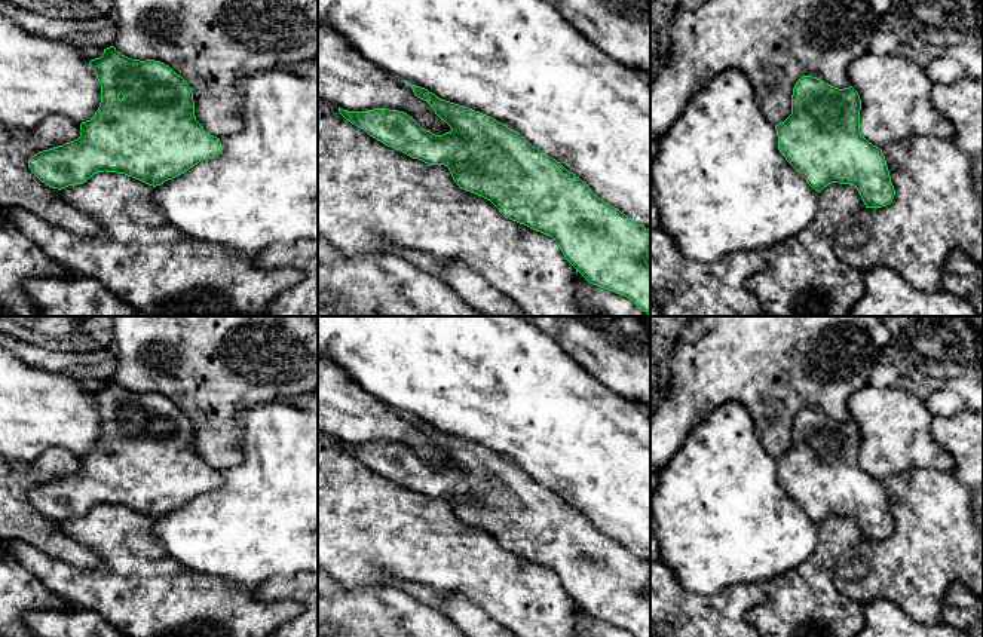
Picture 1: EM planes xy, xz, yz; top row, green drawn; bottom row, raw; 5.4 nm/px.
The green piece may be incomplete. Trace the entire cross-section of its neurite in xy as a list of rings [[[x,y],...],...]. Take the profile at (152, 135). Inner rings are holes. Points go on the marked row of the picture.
[[[114,46],[104,49],[89,65],[101,85],[101,102],[95,116],[80,123],[77,140],[28,159],[31,172],[46,186],[61,190],[83,184],[94,174],[105,171],[156,187],[221,153],[220,138],[196,120],[192,88],[169,65],[128,58]]]

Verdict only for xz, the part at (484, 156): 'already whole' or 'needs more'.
already whole

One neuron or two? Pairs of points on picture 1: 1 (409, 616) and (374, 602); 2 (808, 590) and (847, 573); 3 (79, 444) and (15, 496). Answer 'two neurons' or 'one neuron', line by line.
1: one neuron
2: two neurons
3: two neurons

